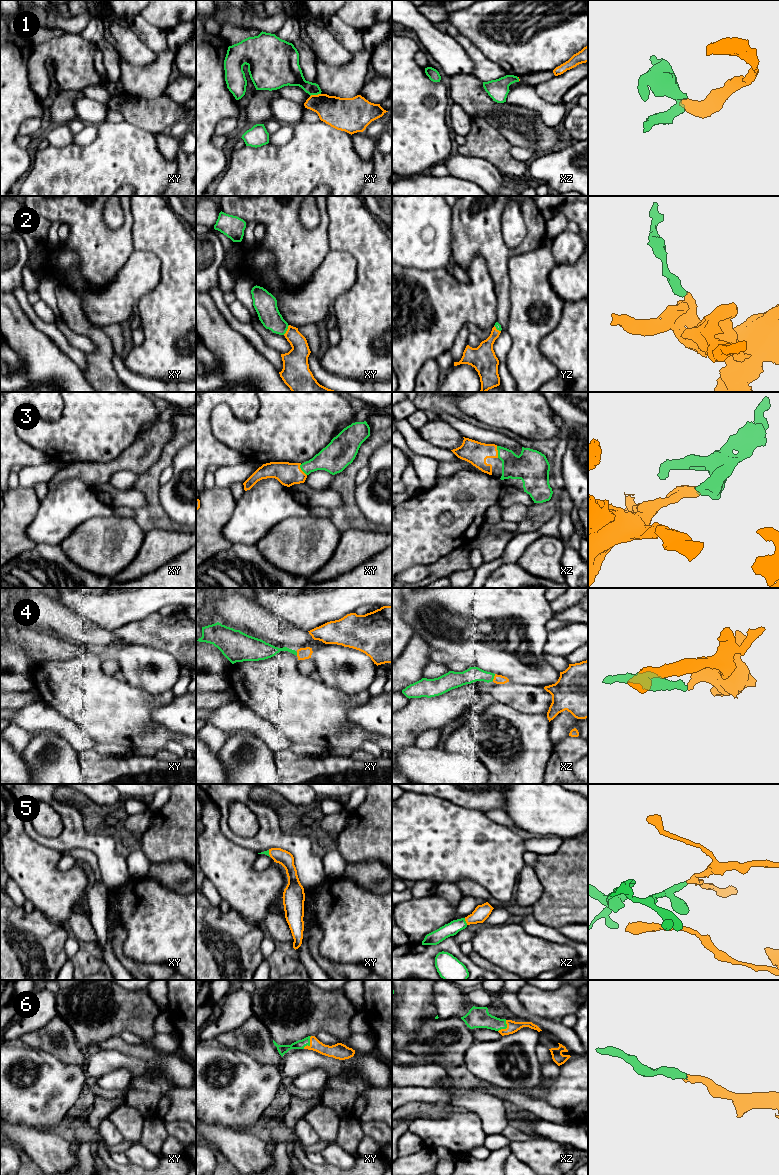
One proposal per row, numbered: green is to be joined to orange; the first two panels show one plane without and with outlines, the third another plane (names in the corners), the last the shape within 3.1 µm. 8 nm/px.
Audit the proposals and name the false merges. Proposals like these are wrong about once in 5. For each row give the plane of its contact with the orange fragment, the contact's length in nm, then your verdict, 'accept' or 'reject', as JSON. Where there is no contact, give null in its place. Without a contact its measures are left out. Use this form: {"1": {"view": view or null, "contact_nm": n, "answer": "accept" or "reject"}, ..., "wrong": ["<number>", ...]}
{"1": {"view": "xy", "contact_nm": 90, "answer": "reject"}, "2": {"view": "xy", "contact_nm": 90, "answer": "accept"}, "3": {"view": "xz", "contact_nm": 100, "answer": "accept"}, "4": {"view": "xz", "contact_nm": 60, "answer": "accept"}, "5": {"view": "xz", "contact_nm": 60, "answer": "accept"}, "6": {"view": "xy", "contact_nm": 120, "answer": "accept"}, "wrong": ["1"]}

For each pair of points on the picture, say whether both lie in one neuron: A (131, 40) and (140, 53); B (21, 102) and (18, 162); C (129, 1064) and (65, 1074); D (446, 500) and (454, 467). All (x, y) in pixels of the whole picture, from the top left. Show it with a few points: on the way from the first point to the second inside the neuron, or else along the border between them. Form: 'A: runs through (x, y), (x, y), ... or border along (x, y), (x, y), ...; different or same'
A: runs through (131, 43), (137, 50); same
B: runs through (10, 117), (10, 147); same
C: border along (83, 1066), (86, 1075); different
D: border along (475, 471), (459, 470), (435, 485); different

